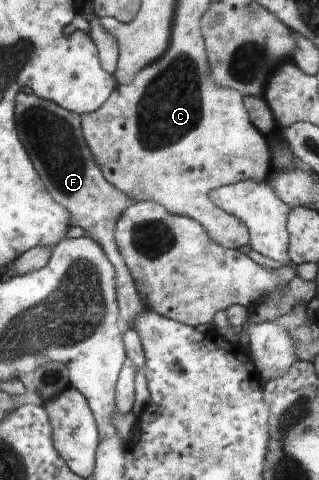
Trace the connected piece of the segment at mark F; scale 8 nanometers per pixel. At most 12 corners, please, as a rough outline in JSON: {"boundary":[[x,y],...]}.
{"boundary":[[18,94],[17,133],[45,188],[102,246],[121,318],[144,309],[116,245],[134,203],[109,184],[81,116]]}

